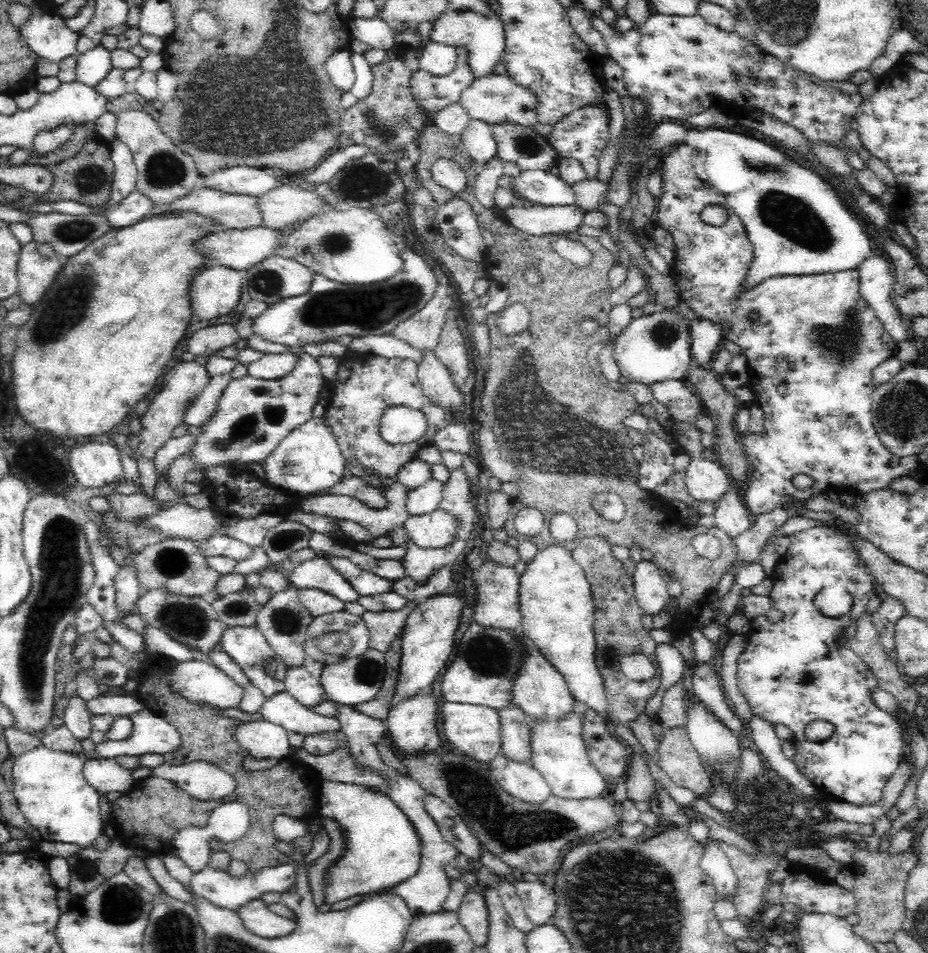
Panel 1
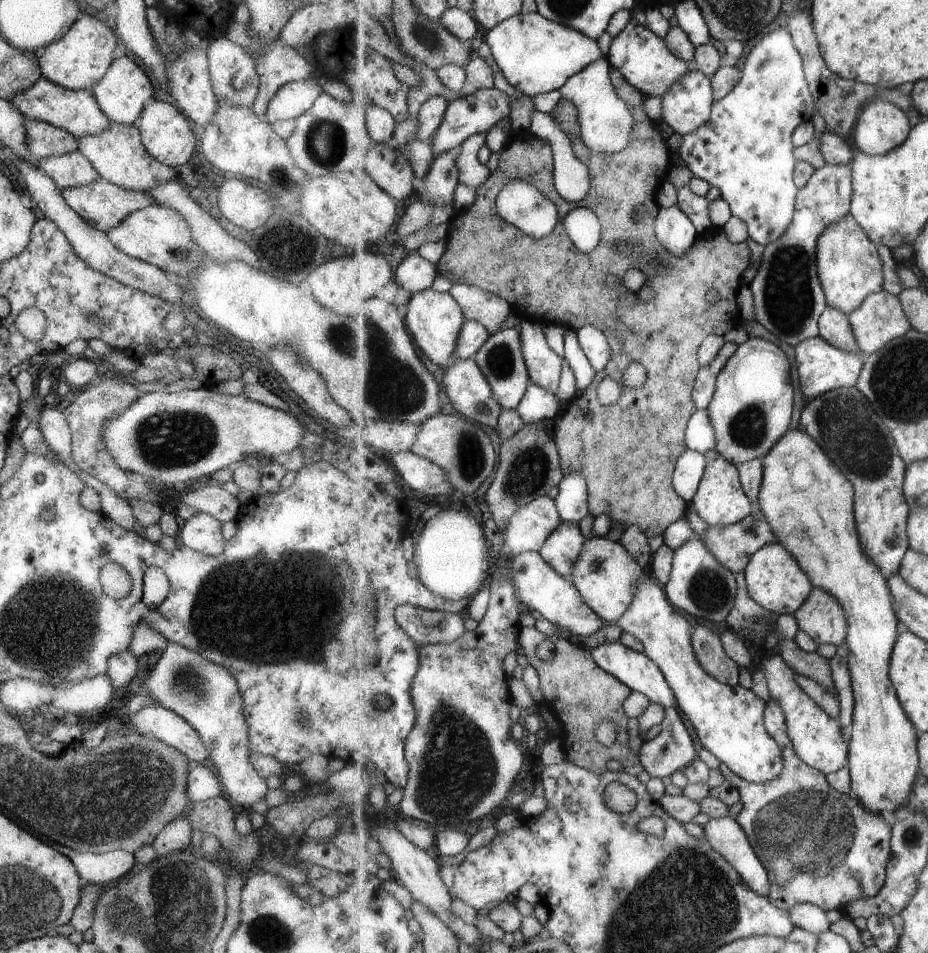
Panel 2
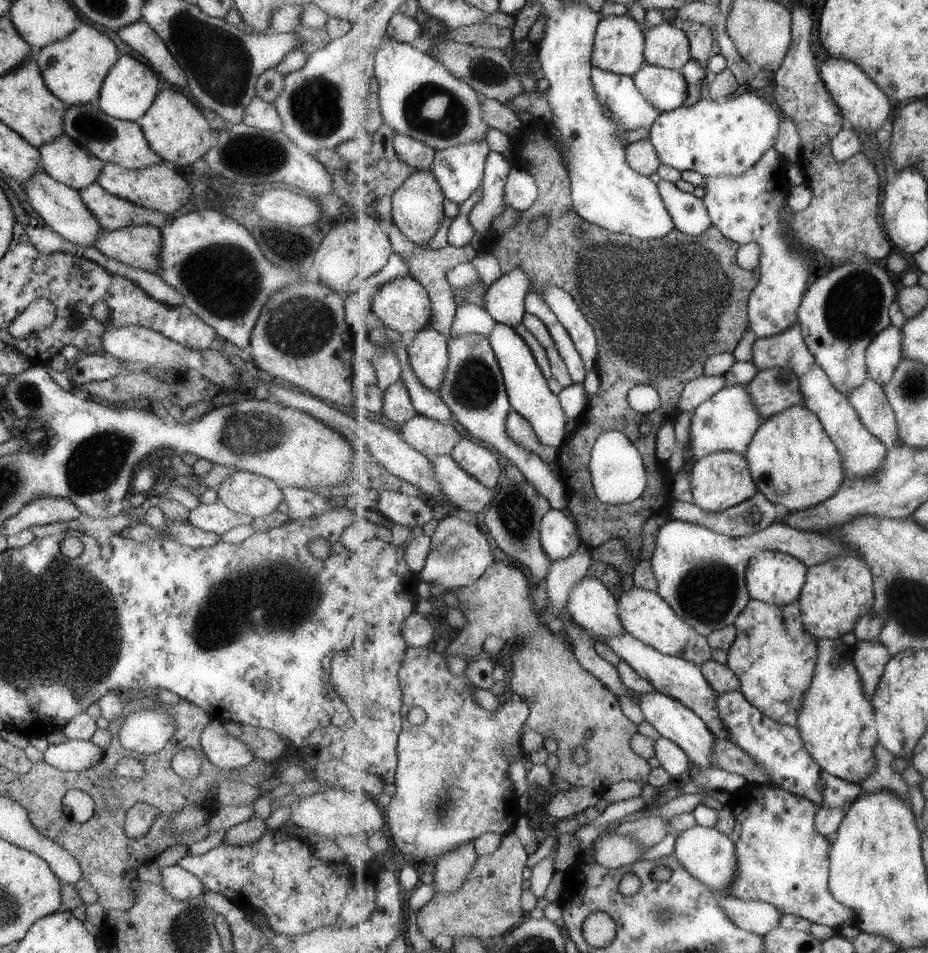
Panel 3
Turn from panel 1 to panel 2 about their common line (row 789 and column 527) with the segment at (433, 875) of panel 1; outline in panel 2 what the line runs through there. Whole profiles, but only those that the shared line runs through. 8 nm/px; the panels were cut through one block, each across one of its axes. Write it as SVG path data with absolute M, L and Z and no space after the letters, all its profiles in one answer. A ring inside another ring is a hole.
M530 384L527 394L519 403L517 412L521 414L525 424L531 424L531 422L556 419L561 414L559 406L561 406L559 398L553 392L549 392L539 384Z

